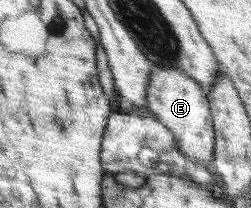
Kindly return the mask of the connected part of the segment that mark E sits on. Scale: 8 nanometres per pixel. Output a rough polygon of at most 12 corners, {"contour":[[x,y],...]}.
{"contour":[[151,66],[148,111],[193,164],[210,169],[212,112],[201,86]]}

